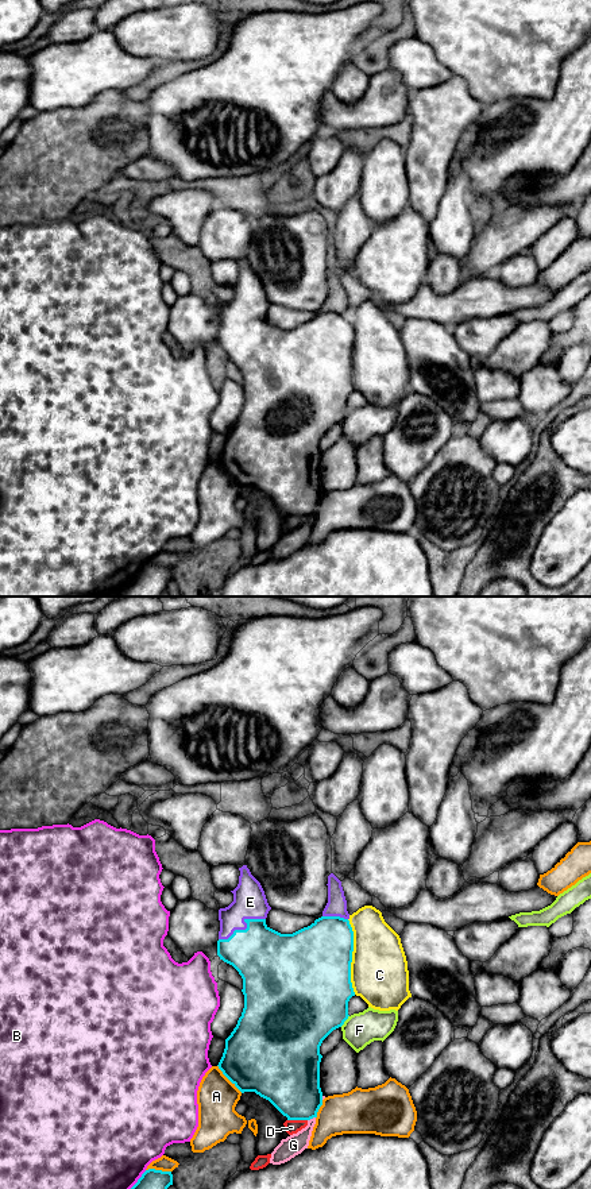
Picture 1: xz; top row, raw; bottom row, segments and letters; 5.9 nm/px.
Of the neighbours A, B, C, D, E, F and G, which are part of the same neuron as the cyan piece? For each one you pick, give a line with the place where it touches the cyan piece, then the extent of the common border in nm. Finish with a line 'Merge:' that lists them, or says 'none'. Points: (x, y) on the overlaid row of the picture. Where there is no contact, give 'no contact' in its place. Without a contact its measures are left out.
E: meets cyan in xz at (247, 927); contact 300 nm long
Merge: E

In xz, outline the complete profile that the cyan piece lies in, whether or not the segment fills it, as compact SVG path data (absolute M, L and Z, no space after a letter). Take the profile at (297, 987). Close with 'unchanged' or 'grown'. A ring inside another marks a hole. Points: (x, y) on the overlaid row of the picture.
M247 865L239 870L239 884L231 891L233 902L219 910L217 956L242 976L244 1008L236 1027L225 1039L225 1049L217 1066L242 1093L255 1092L269 1100L287 1120L310 1120L317 1117L322 1105L320 1046L348 1019L348 1001L355 996L351 983L354 931L348 920L341 881L333 873L328 876L328 903L321 918L293 934L281 934L266 924L271 907L260 883L251 875Z; grown

